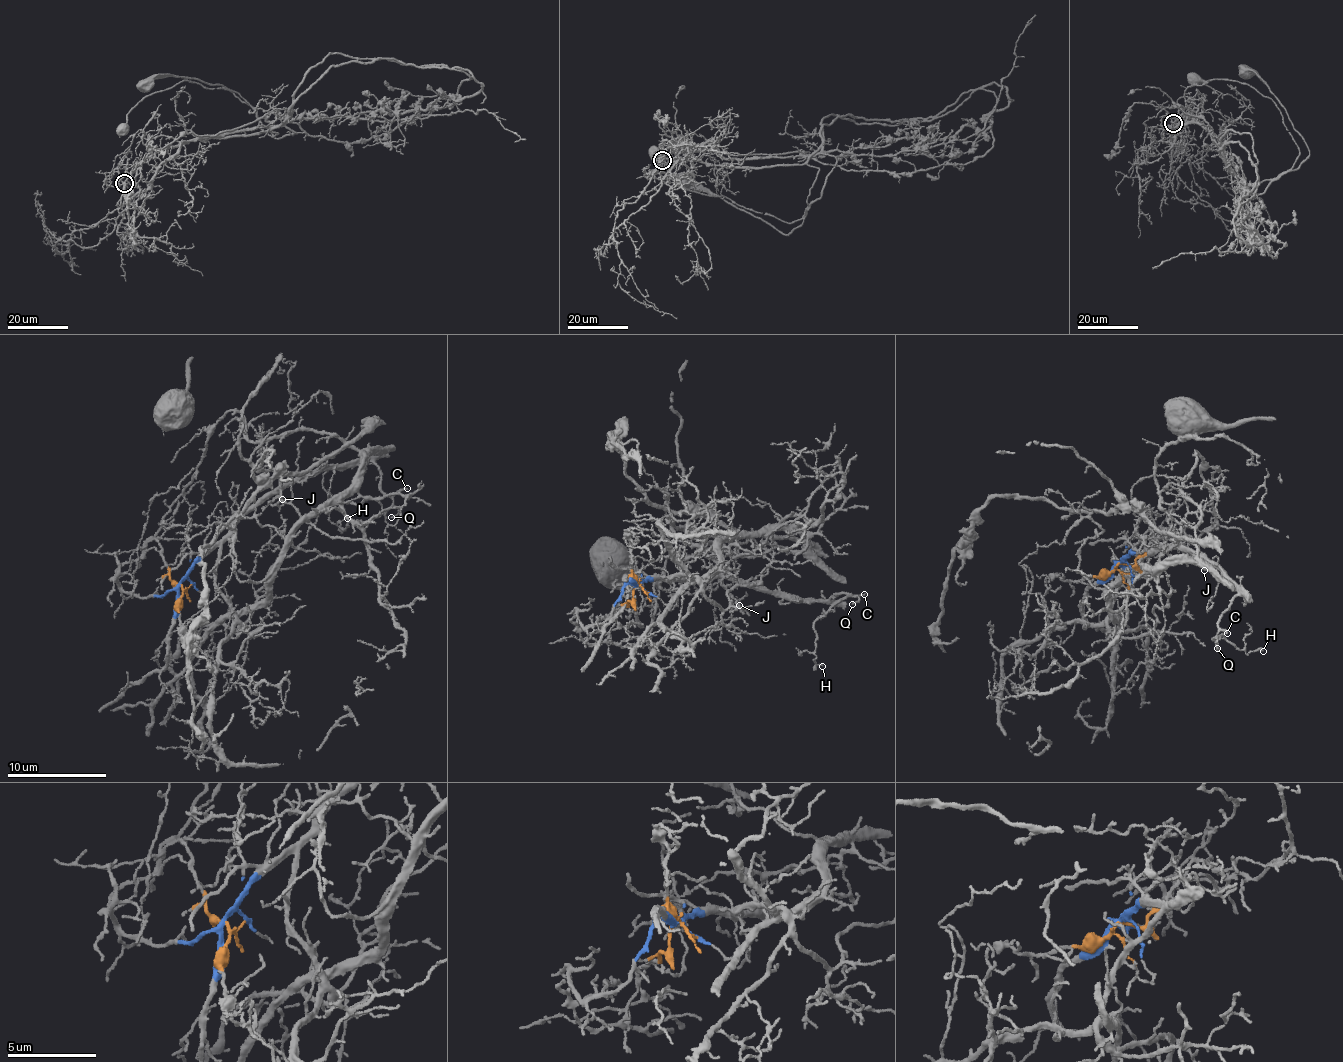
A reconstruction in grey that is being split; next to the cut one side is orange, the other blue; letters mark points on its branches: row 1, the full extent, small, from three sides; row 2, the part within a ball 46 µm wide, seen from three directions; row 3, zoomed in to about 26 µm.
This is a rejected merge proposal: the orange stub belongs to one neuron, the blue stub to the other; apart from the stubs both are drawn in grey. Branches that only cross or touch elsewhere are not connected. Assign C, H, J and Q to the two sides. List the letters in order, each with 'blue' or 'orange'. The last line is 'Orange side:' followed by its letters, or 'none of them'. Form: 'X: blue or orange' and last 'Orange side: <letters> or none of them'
C: blue
H: blue
J: blue
Q: blue
Orange side: none of them

